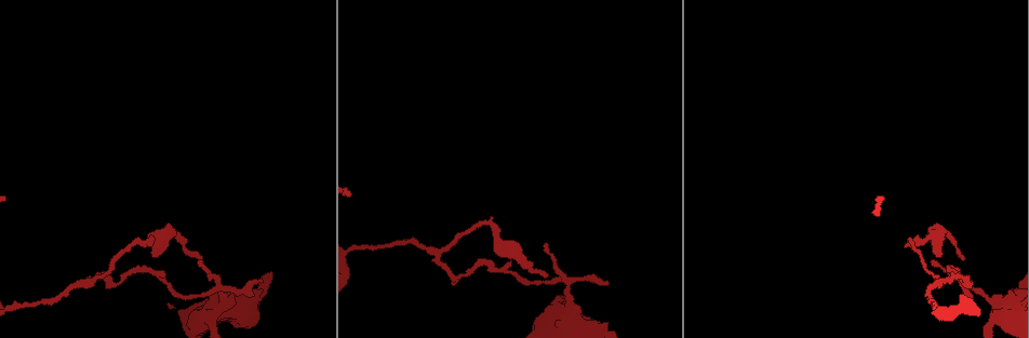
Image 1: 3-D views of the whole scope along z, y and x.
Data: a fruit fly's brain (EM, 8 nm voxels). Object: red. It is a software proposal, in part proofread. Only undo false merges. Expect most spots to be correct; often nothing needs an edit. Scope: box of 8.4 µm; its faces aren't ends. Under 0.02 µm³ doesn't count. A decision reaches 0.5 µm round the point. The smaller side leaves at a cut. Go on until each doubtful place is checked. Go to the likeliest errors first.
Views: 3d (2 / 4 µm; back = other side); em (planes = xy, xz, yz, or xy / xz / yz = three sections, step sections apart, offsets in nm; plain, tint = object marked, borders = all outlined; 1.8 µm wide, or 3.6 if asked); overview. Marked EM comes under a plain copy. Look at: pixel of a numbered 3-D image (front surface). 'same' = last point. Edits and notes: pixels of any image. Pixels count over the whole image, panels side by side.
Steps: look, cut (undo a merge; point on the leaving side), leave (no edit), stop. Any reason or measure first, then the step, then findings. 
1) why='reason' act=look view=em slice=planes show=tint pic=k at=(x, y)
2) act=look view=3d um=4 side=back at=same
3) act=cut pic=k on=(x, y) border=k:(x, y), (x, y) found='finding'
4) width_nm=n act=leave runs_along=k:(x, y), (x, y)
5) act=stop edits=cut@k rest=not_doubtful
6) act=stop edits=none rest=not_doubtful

why='sharp bend' act=look view=3d um=2 side=back pic=1 at=(221, 288)

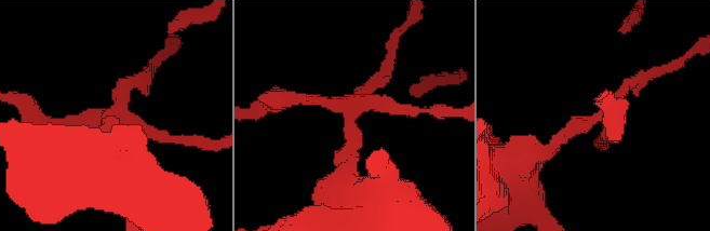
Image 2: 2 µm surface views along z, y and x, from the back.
act=look view=em slice=xy step=16 show=borders pic=2 at=(600, 120)

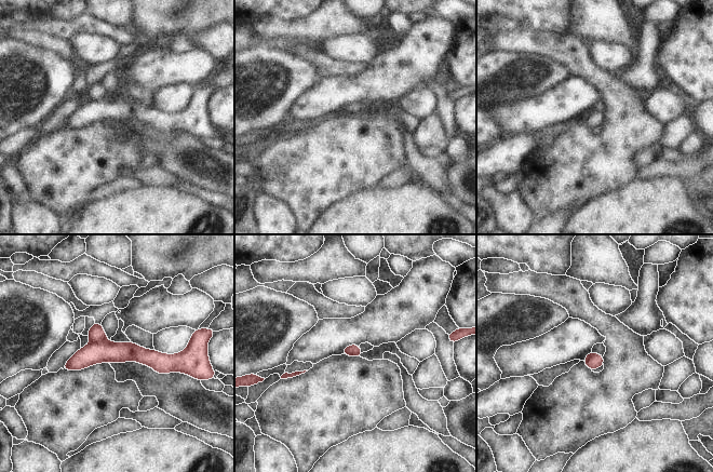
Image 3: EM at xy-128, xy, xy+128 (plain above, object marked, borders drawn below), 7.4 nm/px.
act=cut pic=3 on=(117, 352) part_leaving=3:(176, 361), (92, 353), (66, 367) found='two neurons meet here'

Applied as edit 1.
act=look view=3d um=4 pic=1 at=(224, 303)

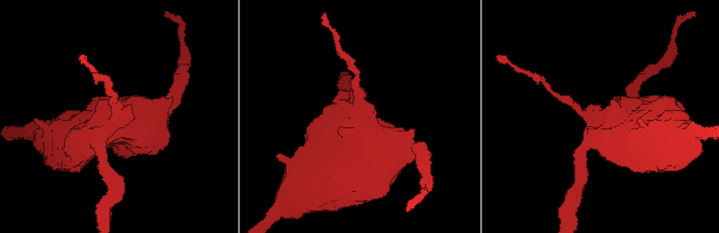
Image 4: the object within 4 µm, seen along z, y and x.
why='need the tissue' act=look view=em um=3.6 slice=yz step=8 show=tint pic=4 at=(119, 120)

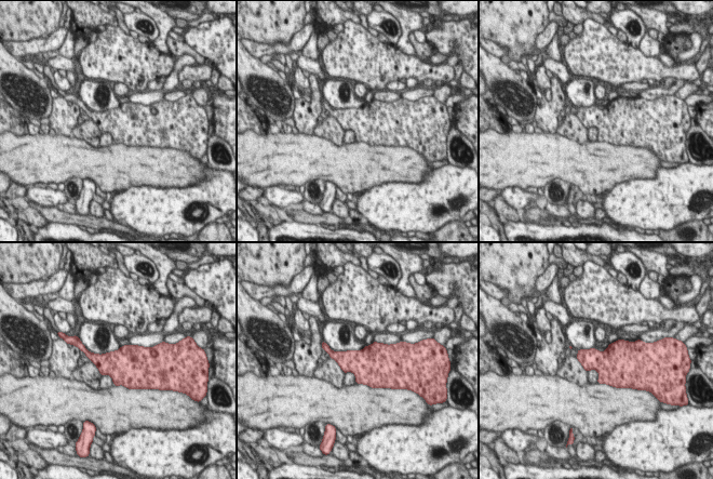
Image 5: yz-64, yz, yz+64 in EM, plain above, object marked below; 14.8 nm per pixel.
act=look view=em um=3.6 slice=planes show=borders at=same

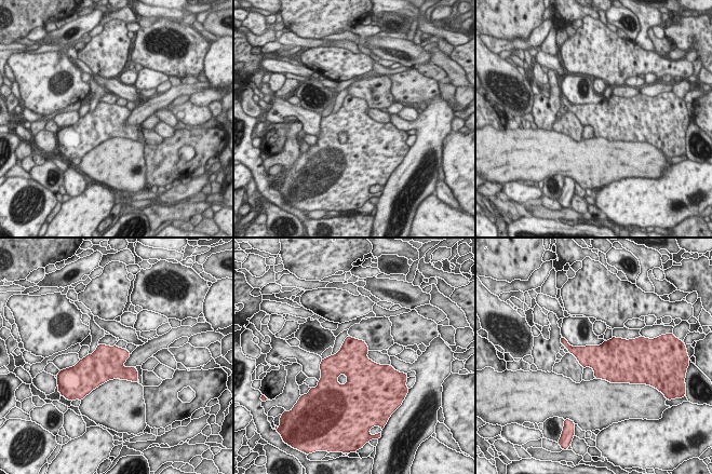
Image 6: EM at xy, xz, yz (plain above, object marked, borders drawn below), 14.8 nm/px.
act=leave found='all the same neuron'

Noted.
act=stop edits=cut@3 rest=not_doubtful

